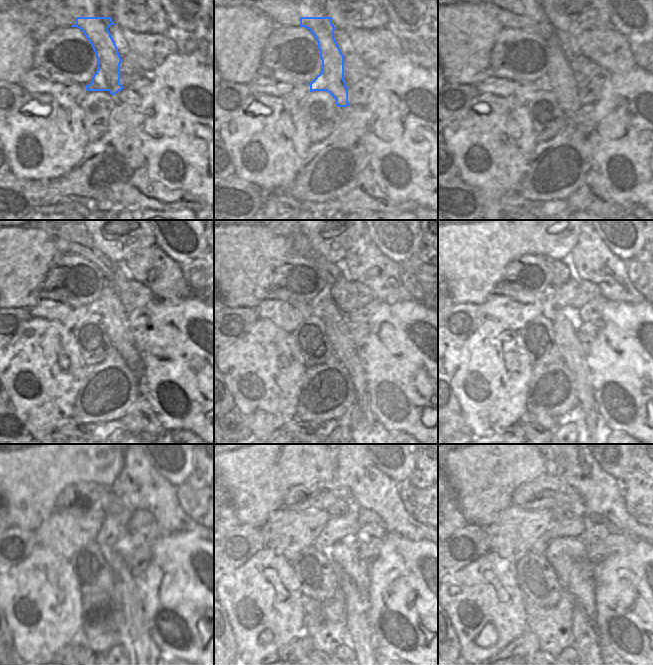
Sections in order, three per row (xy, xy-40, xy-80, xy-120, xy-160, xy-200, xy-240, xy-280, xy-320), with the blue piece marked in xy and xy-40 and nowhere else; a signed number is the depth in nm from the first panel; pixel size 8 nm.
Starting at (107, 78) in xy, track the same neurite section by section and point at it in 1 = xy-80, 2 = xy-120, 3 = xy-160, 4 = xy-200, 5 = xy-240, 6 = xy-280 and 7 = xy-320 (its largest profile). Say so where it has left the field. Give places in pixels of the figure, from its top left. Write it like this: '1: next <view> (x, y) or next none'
1: next xy-80 (558, 79)
2: next xy-120 (108, 306)
3: next xy-160 (338, 330)
4: next xy-200 (572, 352)
5: next xy-240 (126, 584)
6: next xy-280 (356, 601)
7: next xy-320 (586, 644)

